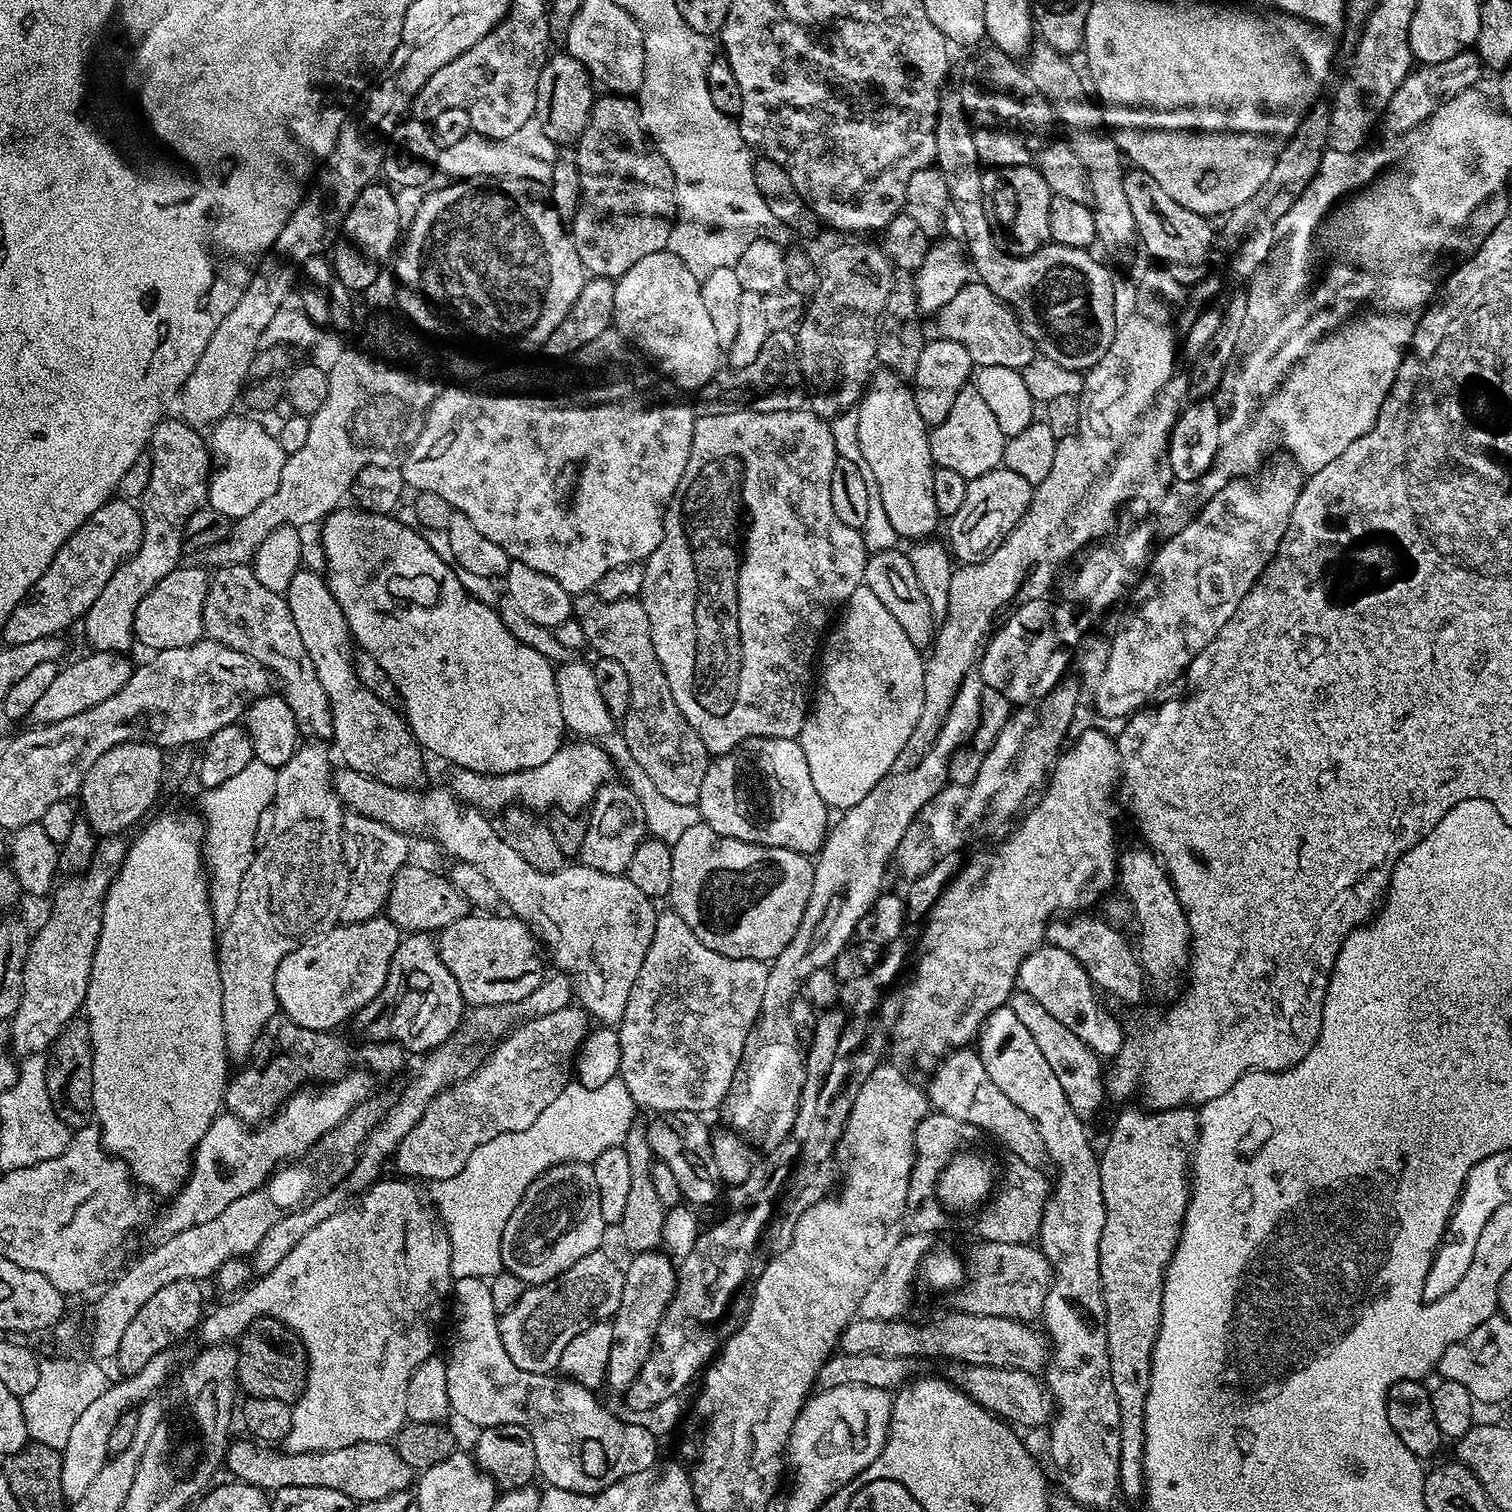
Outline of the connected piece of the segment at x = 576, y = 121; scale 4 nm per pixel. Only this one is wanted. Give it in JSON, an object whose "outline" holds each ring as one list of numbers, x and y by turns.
{"outline":[[566,50,553,51,547,62,542,64,542,74,538,74,535,119,553,145,571,145,584,133,594,99,592,88,594,89,594,81,586,66,582,66,582,62,578,62,578,58,574,58]]}

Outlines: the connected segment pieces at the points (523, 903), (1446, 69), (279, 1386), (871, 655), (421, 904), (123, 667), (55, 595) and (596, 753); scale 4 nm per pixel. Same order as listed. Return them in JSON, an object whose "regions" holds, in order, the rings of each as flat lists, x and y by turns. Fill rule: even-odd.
{"regions":[[[340,770,340,773,337,771,334,776,334,787,337,794,340,796,341,801,346,802,347,807,354,810,355,815,365,816,371,820,377,820,386,826,390,826,396,832,402,832,405,834,424,832,427,828,432,828,433,834,436,835,437,842,440,843,450,855,457,856,462,863,469,864,472,868,477,868,477,870,488,879,489,886,492,887,510,907,512,907,509,908,511,915,520,917,525,924,534,929,535,935,539,937,547,947,548,944,552,947,553,962,556,963,562,971,569,972,569,974,572,975,572,984,576,987,577,994,580,995,581,1001,579,1000,579,1003,582,1005,584,1011,588,1013,589,1017,596,1019,597,1016,597,1018,600,1019,600,1022,603,1022,608,1026,619,1025,620,1021,624,1018,624,1011,628,1005,628,999,632,993,632,988,636,984,638,974,642,970,642,962,646,958,650,942,654,938,656,917,658,915,657,909,652,909,653,901,646,894,642,894,642,890,638,890,638,886,634,886,634,882,630,882,627,875,611,876,605,872,594,870,589,864,583,862,575,862,576,864,569,863,567,866,559,868,557,872,539,872,538,870,534,870,534,866,530,866,530,862,526,862,520,854,514,850,510,850,510,846,506,846,506,842,500,837,499,831,494,827,493,821,491,824,491,822,484,817,487,815,485,815,483,811,468,808,466,809,468,811,464,813,463,810,460,809,460,807,462,807,461,801,457,799,447,787,445,787,446,789,432,788,425,794,425,796,423,796,423,794,420,793,420,790,401,790,398,788,391,788,382,782,371,780,369,776,363,776,362,774,358,774,351,770]],[[1472,50,1462,51,1441,64,1417,67,1409,72,1402,86,1398,86,1394,98,1390,98,1386,124,1388,120,1389,126,1401,134,1410,132,1423,124,1445,100,1449,100,1451,96,1457,96,1460,92,1465,92,1468,88,1477,87,1481,83,1480,68,1482,69,1482,61]],[[262,1316,252,1321,250,1328,251,1331,264,1332,269,1346,281,1348,284,1357,279,1360,276,1356,256,1356,255,1350,252,1349,256,1344,255,1338,251,1334,245,1335,242,1344,248,1347,244,1352,244,1368,248,1373,241,1378,241,1386,248,1391,249,1397,274,1398,283,1404,295,1405,304,1394,304,1385,308,1383,308,1354,304,1351,304,1344,292,1329,272,1316]],[[863,586,854,590,854,594,850,594,848,603,842,609,842,615,835,621,831,631,827,633,826,643,823,645,822,655,818,660,818,691,815,693,808,719,805,720,798,737,802,750,806,754,806,762,810,766,810,778,814,778,814,786,829,809,847,810,854,807,858,802,862,802,862,798,866,794,870,794,870,790,882,779,886,770,890,770,890,766,894,766,894,758,898,758,902,746,906,746,906,738,910,738,910,730,914,730,914,722,918,722,923,697,924,660,922,659,921,649,915,648,910,642,910,638,906,638,906,630,902,630,902,626,898,626,894,614,890,614,890,610,886,610,886,606,882,606,882,602,878,602,878,594,874,594,870,589]],[[409,862,398,870,386,905,388,919,404,934,439,934,443,928,450,926,450,922,458,922,458,918,469,915,469,912,467,898,446,877,415,862]],[[93,651,92,656,84,656,81,660,76,660,67,669,60,671,58,678,54,678,54,683,48,687,46,694,34,702,30,713,31,719,37,725,53,724,62,722,62,718,74,718,74,714,82,714,98,702,106,702,110,698,128,685,128,679,132,677,133,665,128,665,128,656,114,652]],[[109,499,107,504,102,505,54,554,50,566,38,578,38,582,29,590,28,595,21,600,20,604,10,614,10,618,2,626,4,632,3,643,21,644,22,642,35,642,37,638,47,636,60,636,71,626,79,621,94,606,98,594,102,594,102,586,110,582,110,578,120,564,123,564,128,557,133,556,140,548,140,543,144,540,144,517,141,509,136,508,128,500]],[[576,742,573,748,561,747,560,751,537,768,529,768,527,772,501,772,499,774,485,774,482,772,457,771,451,787,461,801,475,806,480,810,488,810,491,804,508,806,519,801,529,810,540,808,561,808,564,812,580,812,591,805,596,799,605,782,611,781,612,764,608,756,600,748,595,748,592,742],[520,796,520,800,518,799],[584,808,584,809,583,809]]]}

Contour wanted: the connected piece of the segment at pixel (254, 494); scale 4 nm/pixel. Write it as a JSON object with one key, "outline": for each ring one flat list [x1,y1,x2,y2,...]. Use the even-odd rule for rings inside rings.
{"outline":[[229,414,218,423,211,425,210,452,224,465,211,473,207,481,207,507,224,518,239,518,250,514,278,490,280,475,284,469,286,455,279,445,277,437,268,433,256,420,247,420,244,416]]}

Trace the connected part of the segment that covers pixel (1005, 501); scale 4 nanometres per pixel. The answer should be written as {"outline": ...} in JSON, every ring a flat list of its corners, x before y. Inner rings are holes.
{"outline":[[1011,466,995,468,968,481,962,507,959,508,958,514,954,514,947,521,947,543,950,545,951,555,960,562,972,562,987,556,1018,526,1032,502,1033,493,1033,481,1015,472]]}

